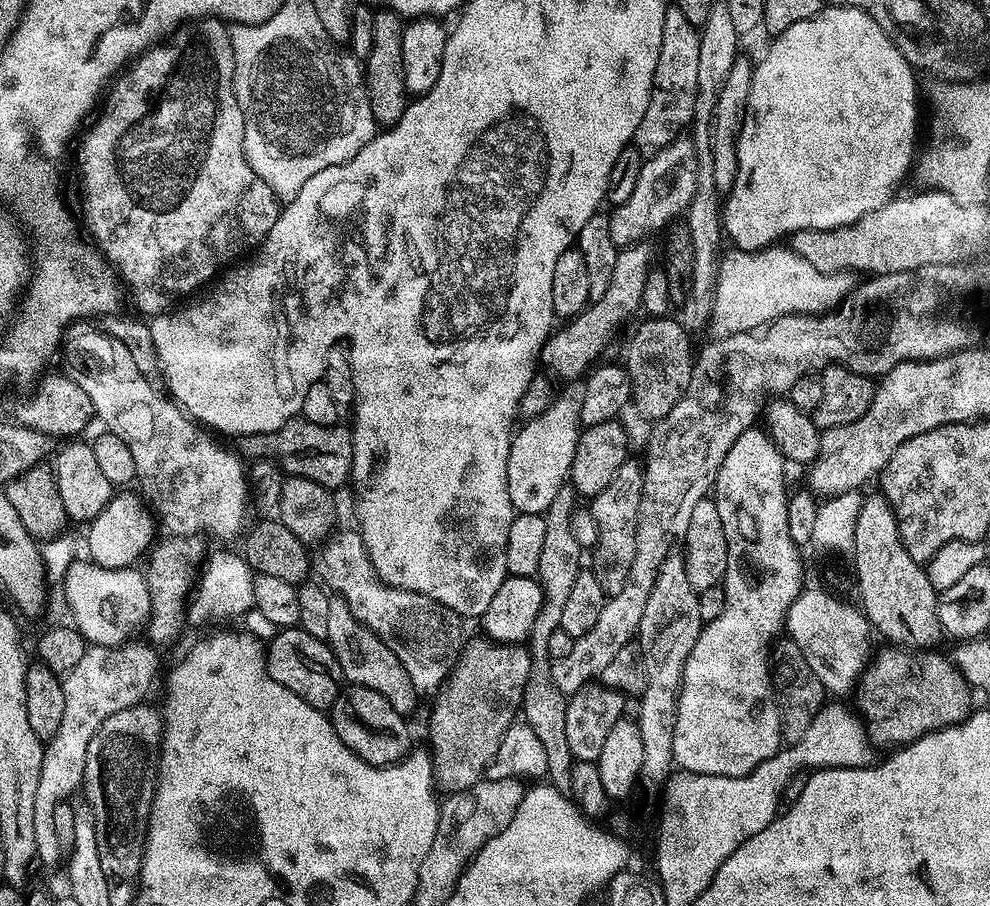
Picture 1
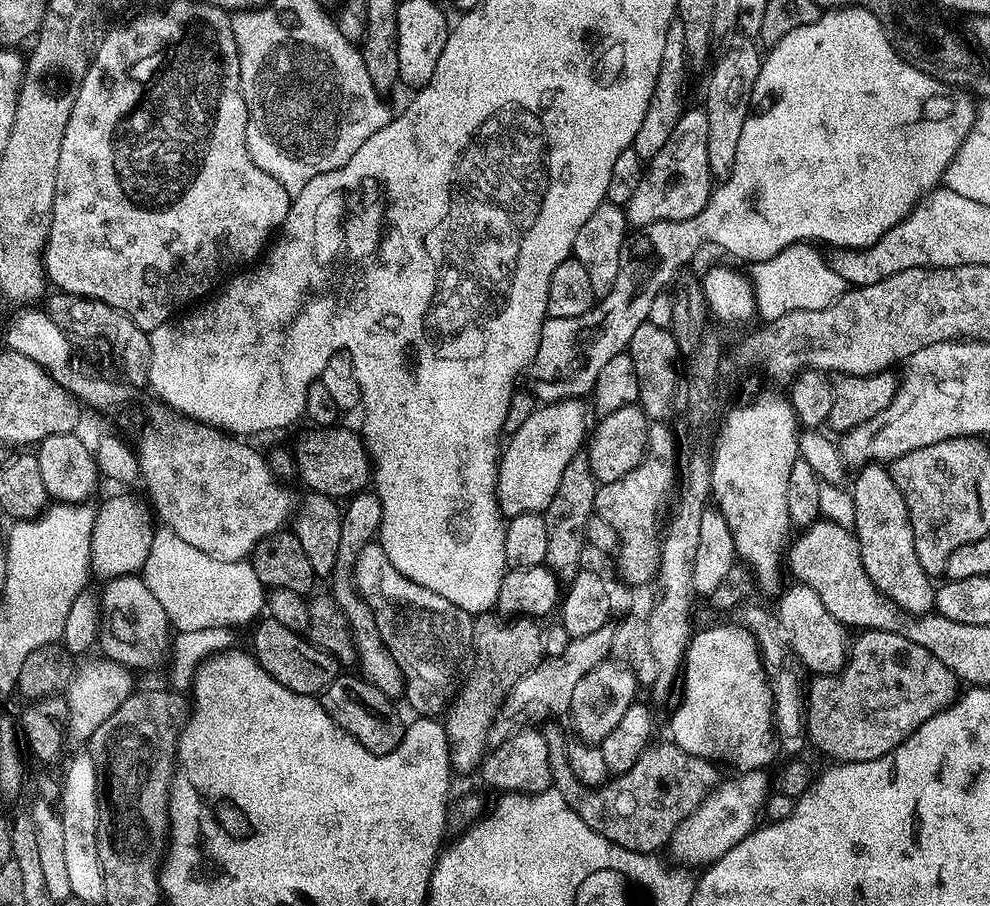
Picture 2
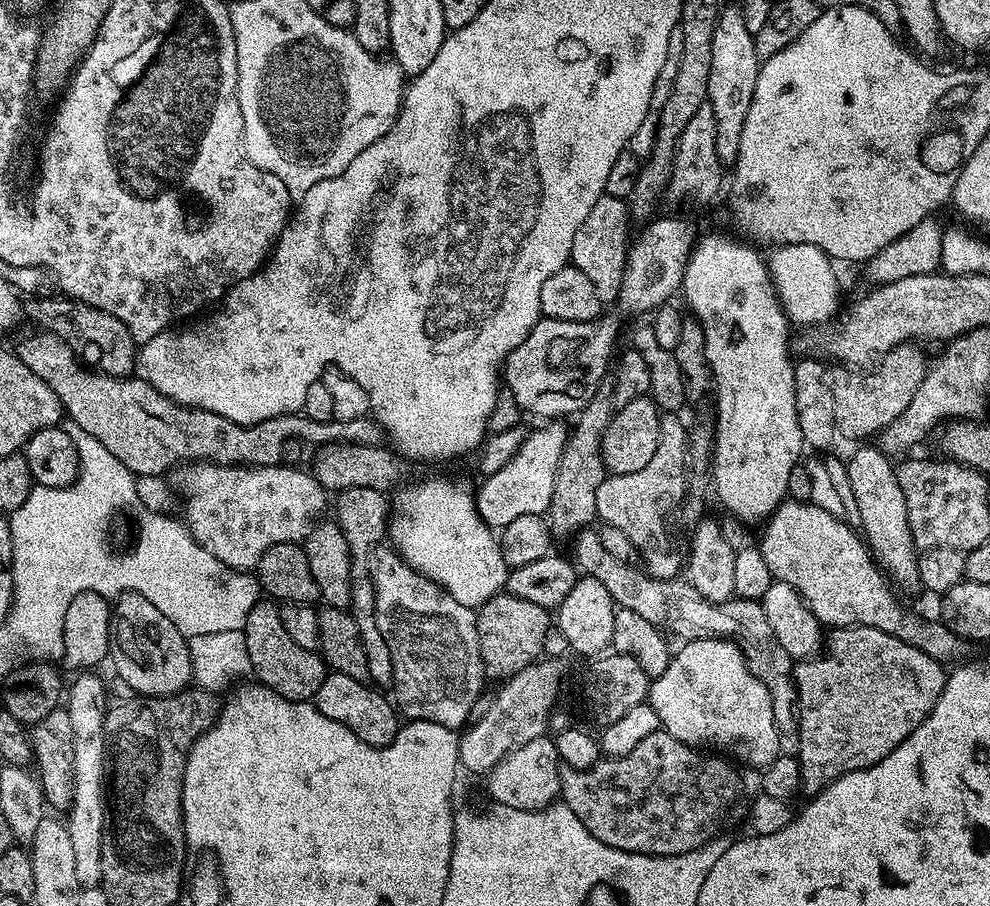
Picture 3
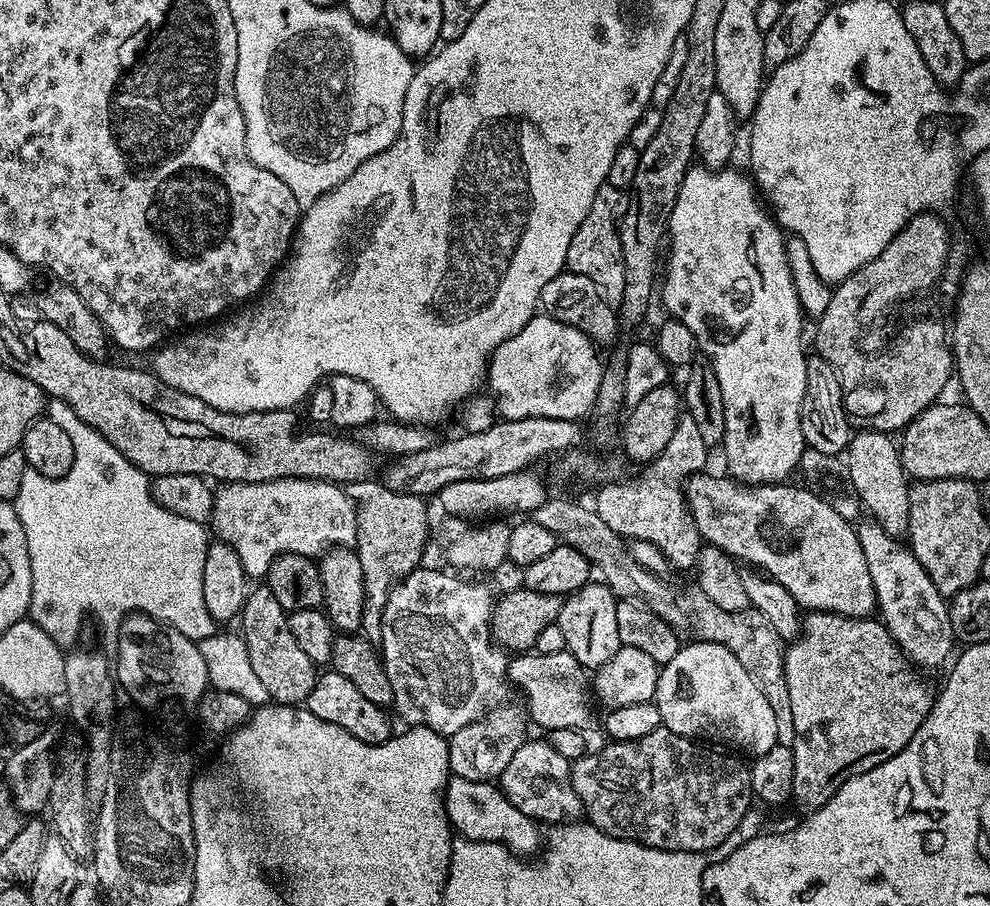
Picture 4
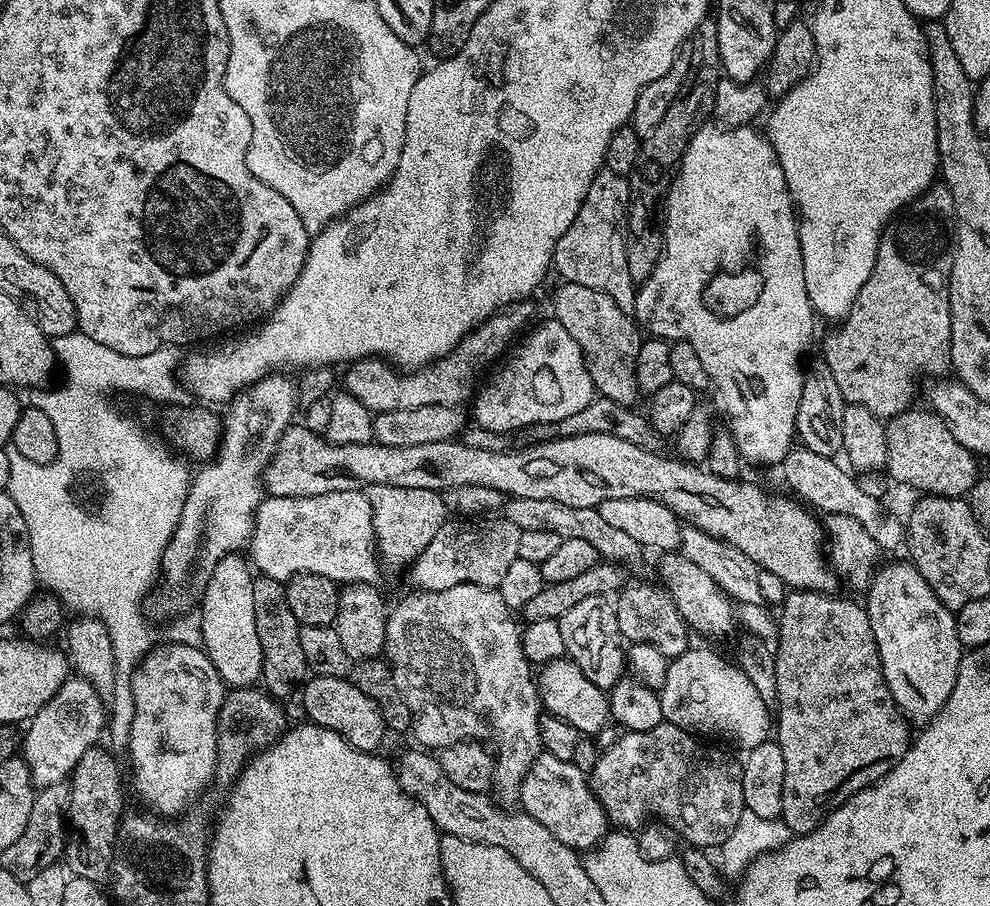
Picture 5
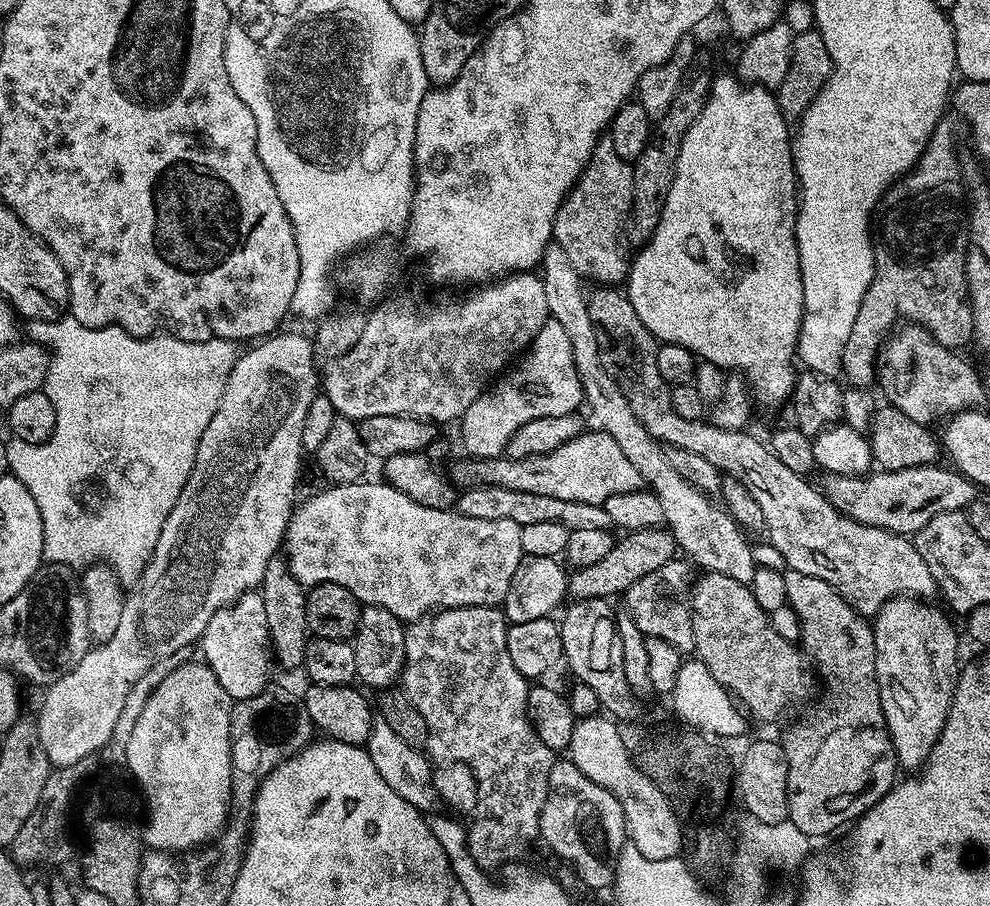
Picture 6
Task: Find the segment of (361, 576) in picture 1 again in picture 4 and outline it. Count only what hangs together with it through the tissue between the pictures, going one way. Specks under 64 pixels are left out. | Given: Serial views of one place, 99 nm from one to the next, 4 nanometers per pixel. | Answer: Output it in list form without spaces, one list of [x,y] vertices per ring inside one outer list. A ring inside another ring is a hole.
[[[439,567],[431,572],[416,568],[410,575],[397,579],[384,607],[378,637],[386,678],[390,678],[390,690],[394,690],[394,708],[409,716],[413,725],[433,728],[445,738],[479,720],[493,707],[492,699],[508,680],[510,659],[509,653],[492,639],[493,589],[488,584],[489,589],[484,584],[471,584],[453,575],[442,572]]]

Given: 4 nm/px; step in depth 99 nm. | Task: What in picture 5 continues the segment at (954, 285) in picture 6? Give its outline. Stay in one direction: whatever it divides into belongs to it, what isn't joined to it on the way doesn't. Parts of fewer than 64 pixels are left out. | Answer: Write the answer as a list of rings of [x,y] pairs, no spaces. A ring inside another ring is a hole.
[[[933,183],[902,214],[884,225],[880,245],[870,278],[856,295],[852,309],[839,325],[840,333],[824,344],[822,359],[830,366],[845,404],[866,406],[875,416],[891,418],[913,407],[916,379],[920,372],[943,377],[952,363],[952,331],[950,330],[950,298],[948,279],[952,273],[952,250],[956,235],[954,198],[947,184]]]

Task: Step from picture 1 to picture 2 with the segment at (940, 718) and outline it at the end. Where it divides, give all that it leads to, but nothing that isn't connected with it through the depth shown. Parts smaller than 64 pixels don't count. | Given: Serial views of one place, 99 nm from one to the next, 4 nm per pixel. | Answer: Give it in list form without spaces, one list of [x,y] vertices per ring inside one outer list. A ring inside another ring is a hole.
[[[864,630],[851,643],[847,661],[836,675],[820,674],[806,688],[806,736],[820,752],[833,756],[833,761],[866,762],[890,754],[907,736],[912,736],[922,722],[945,712],[958,699],[956,676],[926,646],[910,642],[904,632]]]

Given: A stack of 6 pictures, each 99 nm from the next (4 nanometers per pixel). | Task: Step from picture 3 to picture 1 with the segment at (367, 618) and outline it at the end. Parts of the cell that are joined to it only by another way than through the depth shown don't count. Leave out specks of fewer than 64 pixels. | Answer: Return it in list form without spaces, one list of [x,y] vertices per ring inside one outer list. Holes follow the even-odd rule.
[[[330,599],[330,615],[326,617],[326,642],[338,658],[338,666],[342,666],[342,674],[349,685],[357,684],[378,690],[378,694],[390,702],[399,716],[411,717],[411,712],[416,708],[418,693],[414,682],[410,682],[410,674],[406,674],[406,666],[398,662],[394,650],[390,650],[386,642],[379,640],[365,624],[354,618],[354,614],[350,614],[342,599]]]

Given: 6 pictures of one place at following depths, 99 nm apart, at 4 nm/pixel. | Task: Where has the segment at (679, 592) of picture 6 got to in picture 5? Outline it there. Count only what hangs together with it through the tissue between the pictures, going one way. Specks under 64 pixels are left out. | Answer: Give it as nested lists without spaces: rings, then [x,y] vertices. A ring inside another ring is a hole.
[[[656,582],[631,584],[629,583],[614,600],[620,635],[632,644],[654,646],[669,658],[675,658],[687,652],[690,647],[690,641],[688,641],[690,629],[688,623],[684,621],[683,614],[678,610],[671,592]]]

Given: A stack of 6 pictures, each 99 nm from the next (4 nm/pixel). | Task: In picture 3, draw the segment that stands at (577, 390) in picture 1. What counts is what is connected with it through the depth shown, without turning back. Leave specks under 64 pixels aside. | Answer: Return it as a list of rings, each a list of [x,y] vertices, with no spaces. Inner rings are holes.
[[[550,420],[534,432],[525,435],[518,453],[492,476],[487,477],[484,484],[476,490],[474,499],[480,517],[492,528],[503,528],[525,514],[535,516],[547,513],[550,498],[553,497],[554,475],[557,474],[558,462],[562,450],[568,441],[569,429],[562,420]]]

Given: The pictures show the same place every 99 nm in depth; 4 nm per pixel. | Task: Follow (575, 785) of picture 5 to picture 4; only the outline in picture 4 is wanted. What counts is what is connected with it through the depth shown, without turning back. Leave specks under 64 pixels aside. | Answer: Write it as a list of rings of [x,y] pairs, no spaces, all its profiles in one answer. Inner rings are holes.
[[[525,739],[514,758],[510,758],[510,766],[502,770],[498,787],[506,799],[522,810],[522,814],[545,825],[576,822],[584,816],[584,807],[572,785],[572,765],[566,758],[562,758],[562,754],[558,754],[558,750],[554,750],[554,746],[548,744],[547,739]]]

